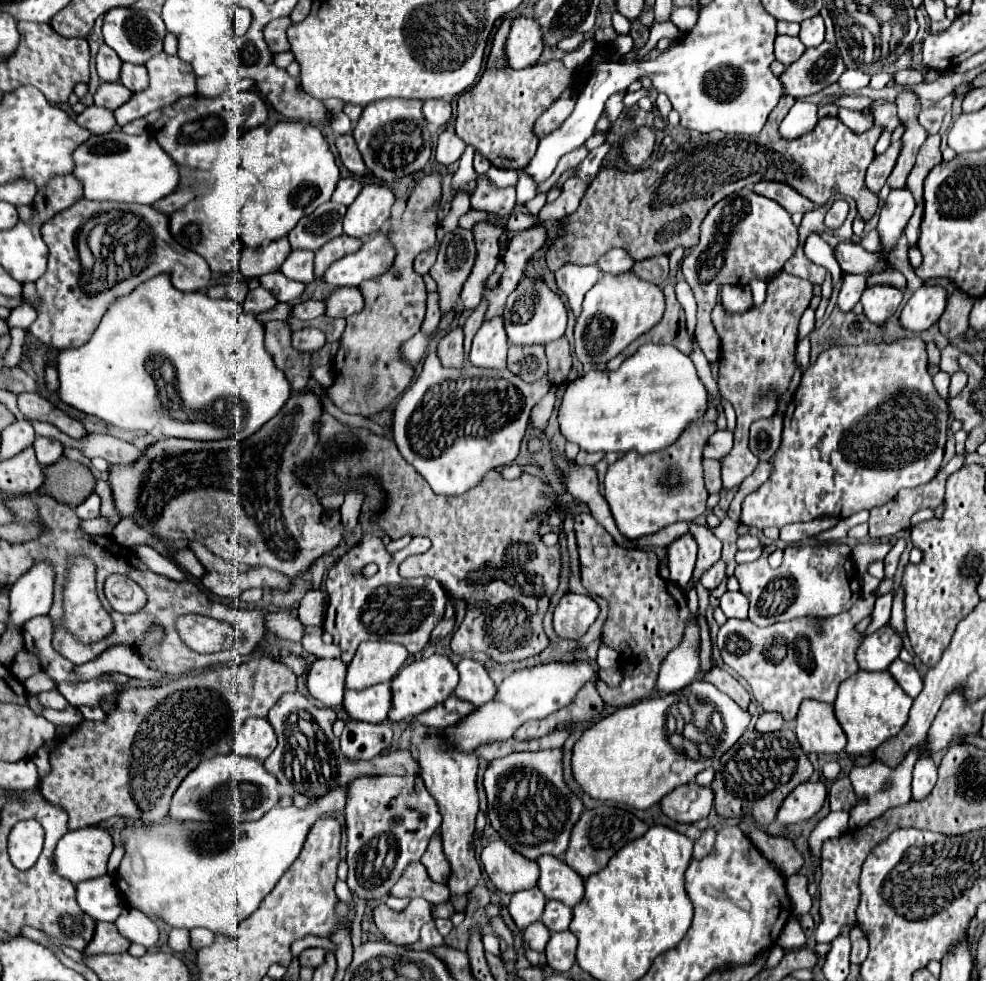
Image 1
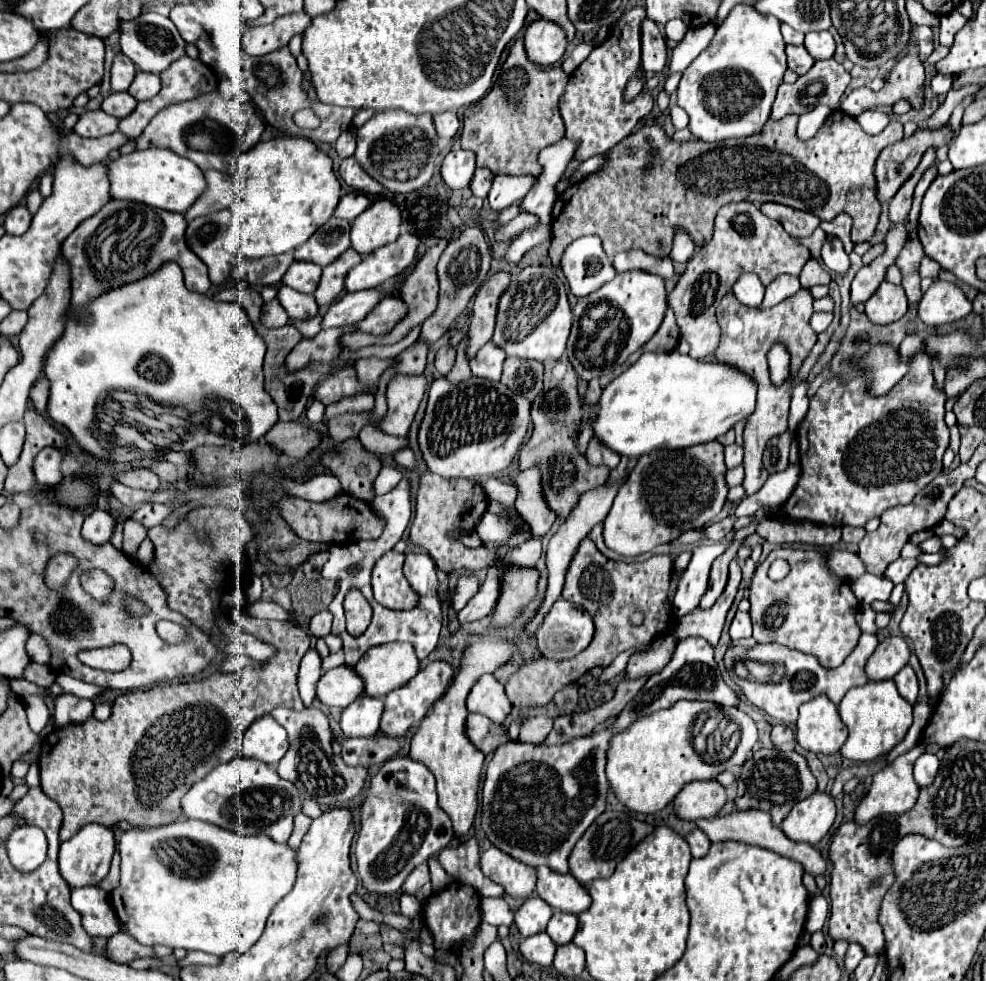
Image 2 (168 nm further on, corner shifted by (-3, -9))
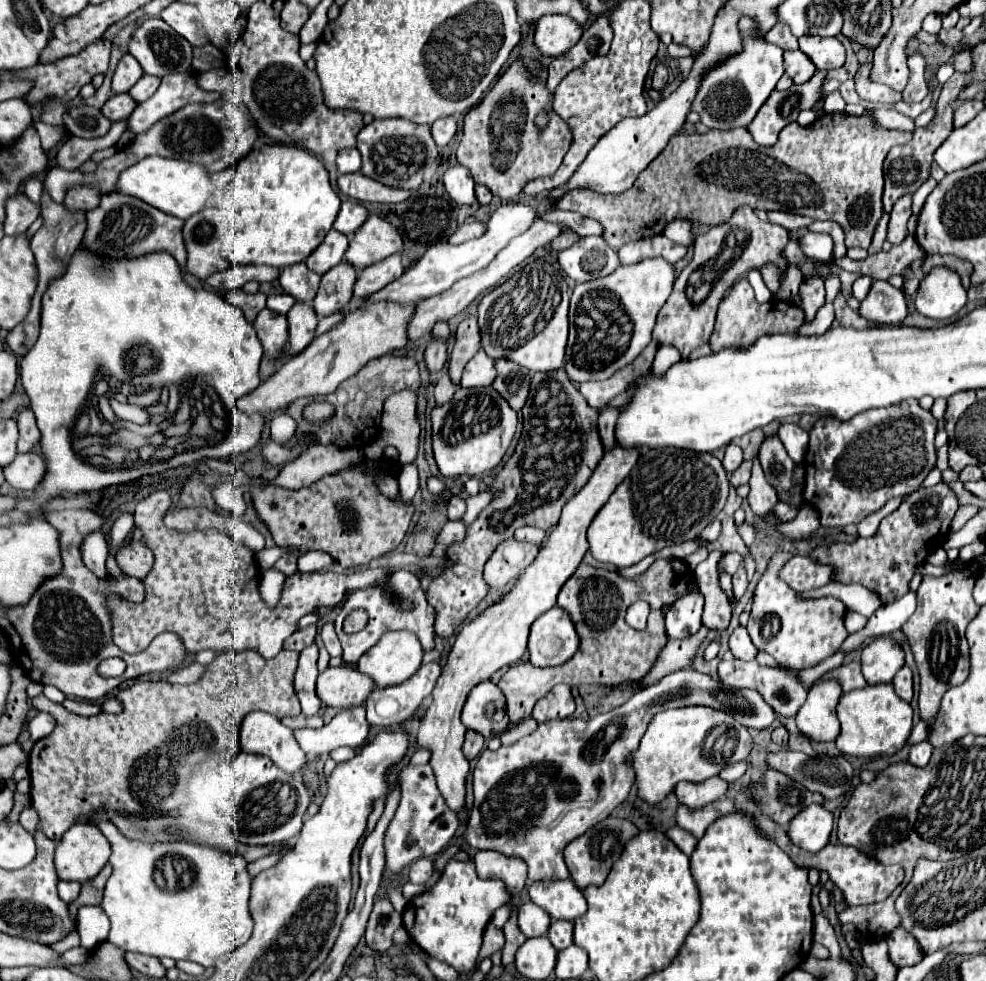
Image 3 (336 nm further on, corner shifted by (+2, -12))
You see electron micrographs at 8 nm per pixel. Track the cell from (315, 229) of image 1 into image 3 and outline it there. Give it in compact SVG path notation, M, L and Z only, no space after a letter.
M330 229L324 243L304 263L308 269L316 271L318 275L324 275L326 271L330 271L334 265L342 261L346 247L348 247L348 237L338 233L336 229Z

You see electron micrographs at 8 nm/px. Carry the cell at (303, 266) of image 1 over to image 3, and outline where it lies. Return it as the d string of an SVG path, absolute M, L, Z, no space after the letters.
M298 263L298 265L286 267L280 273L280 283L288 295L298 299L300 303L310 305L312 299L316 297L316 291L320 285L320 275L310 271L304 263Z

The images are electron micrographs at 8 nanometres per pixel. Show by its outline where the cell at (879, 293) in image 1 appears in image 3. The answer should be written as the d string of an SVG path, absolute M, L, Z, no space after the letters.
M874 281L870 293L860 303L860 315L880 325L900 325L908 315L904 293L888 281Z

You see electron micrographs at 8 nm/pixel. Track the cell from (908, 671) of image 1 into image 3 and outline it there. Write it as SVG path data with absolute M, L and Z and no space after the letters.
M906 665L896 673L896 677L892 679L892 685L894 685L898 697L902 697L904 701L912 699L912 671Z

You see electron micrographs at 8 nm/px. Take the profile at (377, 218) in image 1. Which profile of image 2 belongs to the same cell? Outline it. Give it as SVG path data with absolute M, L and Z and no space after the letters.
M379 198L351 224L351 248L359 254L369 254L389 242L395 242L399 236L399 226L399 208L393 202Z

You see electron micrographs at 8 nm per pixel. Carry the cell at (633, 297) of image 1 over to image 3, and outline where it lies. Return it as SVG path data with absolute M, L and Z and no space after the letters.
M652 257L634 265L620 265L612 275L578 283L570 299L570 337L566 373L574 383L604 381L632 363L650 343L656 315L672 293L674 263Z

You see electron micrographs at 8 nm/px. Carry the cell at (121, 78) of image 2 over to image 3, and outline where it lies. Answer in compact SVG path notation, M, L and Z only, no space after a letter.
M124 55L114 71L112 77L112 91L116 94L126 93L130 91L130 87L144 75L144 71L140 69L140 63L136 63L136 59L132 55Z

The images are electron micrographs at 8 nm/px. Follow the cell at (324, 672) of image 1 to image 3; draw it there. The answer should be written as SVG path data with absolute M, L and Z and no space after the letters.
M352 665L328 667L318 675L316 693L326 707L348 709L362 705L374 689L374 679L362 675Z

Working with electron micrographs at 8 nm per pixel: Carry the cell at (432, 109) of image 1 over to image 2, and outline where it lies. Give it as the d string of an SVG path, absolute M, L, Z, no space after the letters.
M443 112L443 114L435 114L433 116L433 122L435 122L435 128L437 128L437 134L441 138L453 138L459 130L459 118L455 112Z

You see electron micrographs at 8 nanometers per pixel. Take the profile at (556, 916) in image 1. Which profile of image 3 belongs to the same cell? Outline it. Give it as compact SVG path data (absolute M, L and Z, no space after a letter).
M552 921L550 931L548 931L548 937L550 937L552 945L558 951L562 951L562 949L566 949L566 947L570 947L574 943L572 929L574 929L574 925L570 921Z

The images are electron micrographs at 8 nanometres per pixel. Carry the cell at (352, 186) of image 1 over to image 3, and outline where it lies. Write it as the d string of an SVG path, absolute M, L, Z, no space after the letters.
M344 201L342 209L334 221L334 229L344 233L344 235L354 235L358 231L358 227L364 225L364 221L368 219L368 211L356 203L356 201Z

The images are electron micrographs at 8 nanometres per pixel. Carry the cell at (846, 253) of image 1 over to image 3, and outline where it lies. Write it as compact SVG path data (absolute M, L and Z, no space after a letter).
M806 233L798 239L800 251L820 263L832 261L832 237L826 233Z

